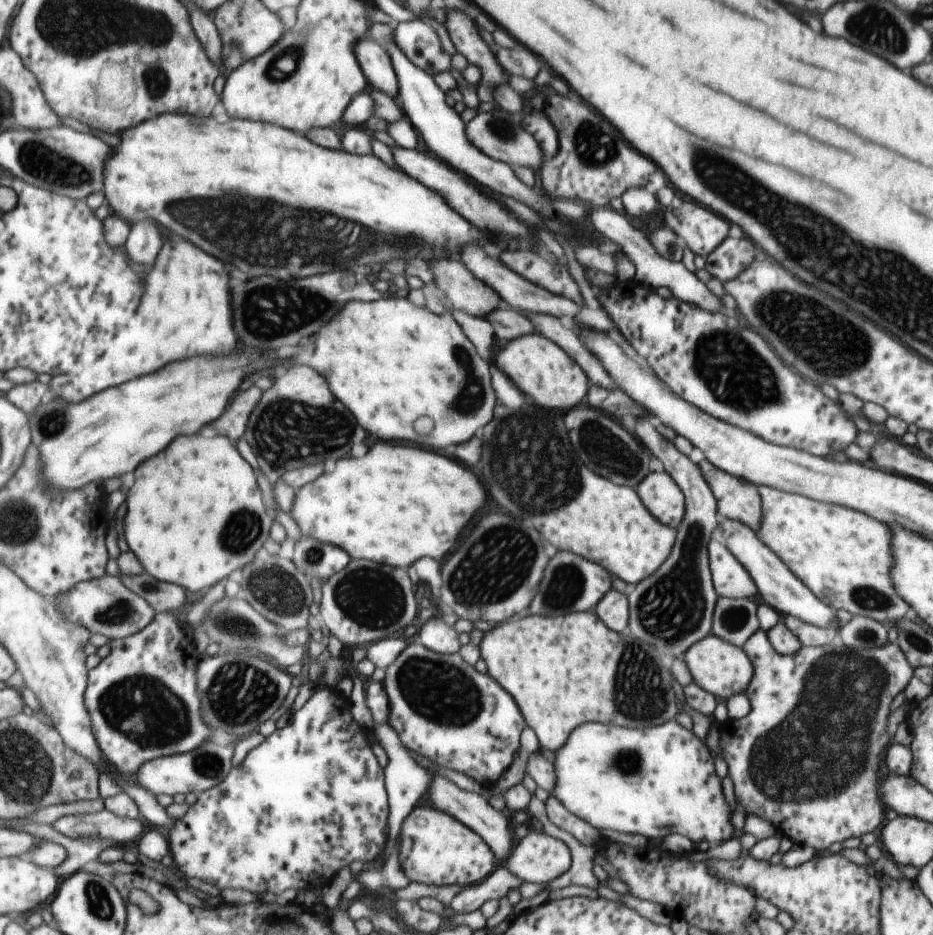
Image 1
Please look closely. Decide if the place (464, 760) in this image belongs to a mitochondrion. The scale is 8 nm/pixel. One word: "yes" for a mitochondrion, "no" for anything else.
no

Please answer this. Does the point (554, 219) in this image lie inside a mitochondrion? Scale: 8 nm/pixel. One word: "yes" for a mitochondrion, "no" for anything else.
no

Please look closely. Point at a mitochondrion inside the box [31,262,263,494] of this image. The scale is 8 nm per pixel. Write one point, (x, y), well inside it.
(51, 424)

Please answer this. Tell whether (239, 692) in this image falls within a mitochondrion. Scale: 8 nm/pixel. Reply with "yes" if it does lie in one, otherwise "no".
yes

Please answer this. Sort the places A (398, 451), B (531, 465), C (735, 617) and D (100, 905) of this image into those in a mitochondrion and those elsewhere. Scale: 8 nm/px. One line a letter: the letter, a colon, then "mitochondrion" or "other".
A: other
B: mitochondrion
C: mitochondrion
D: mitochondrion

